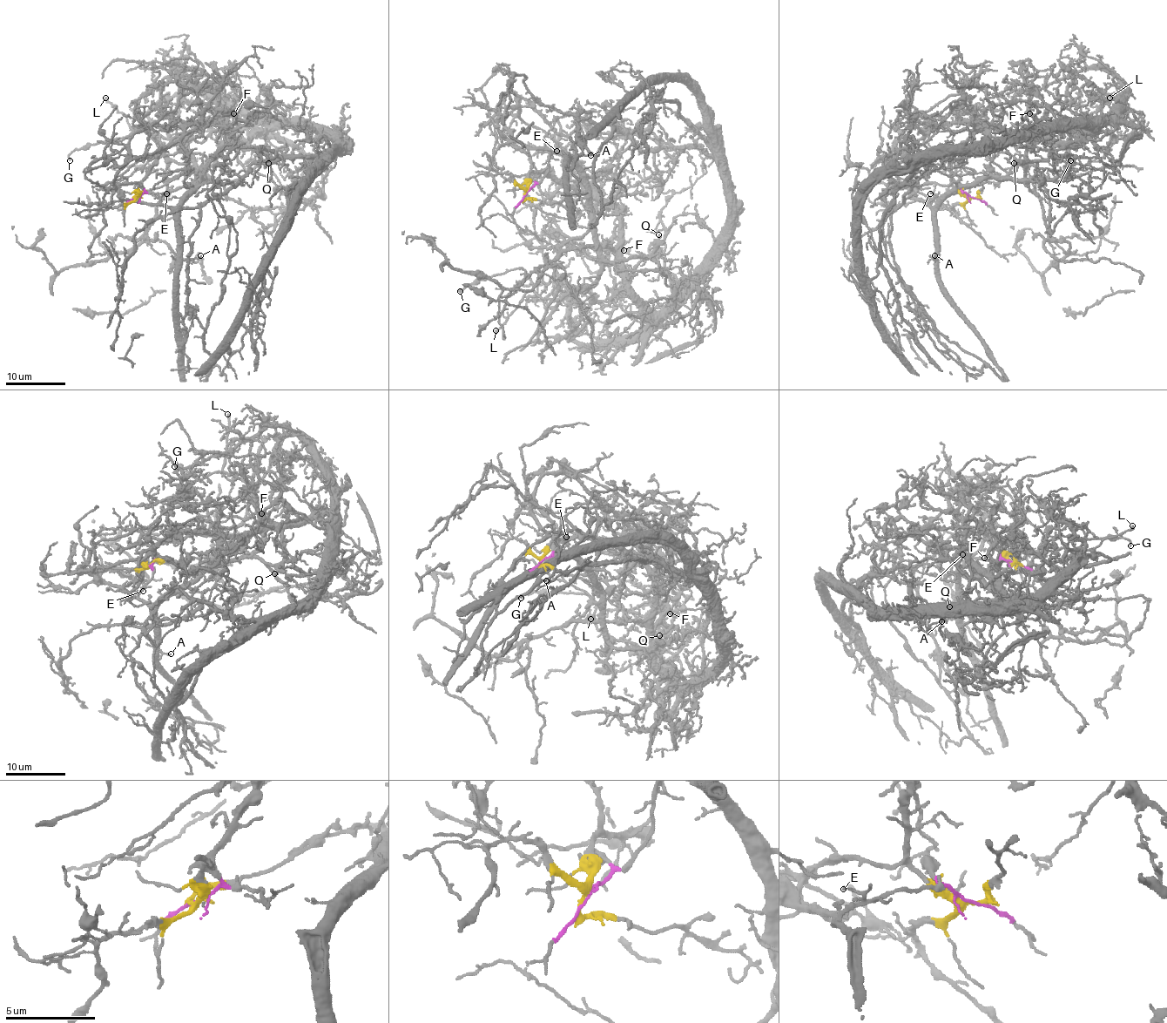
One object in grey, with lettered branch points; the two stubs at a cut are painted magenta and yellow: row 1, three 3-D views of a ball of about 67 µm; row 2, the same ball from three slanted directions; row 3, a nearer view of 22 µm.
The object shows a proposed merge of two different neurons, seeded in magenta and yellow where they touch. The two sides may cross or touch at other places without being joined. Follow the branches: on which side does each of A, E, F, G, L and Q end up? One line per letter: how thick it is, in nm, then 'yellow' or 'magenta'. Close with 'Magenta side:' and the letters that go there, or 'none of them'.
A: calibre 140 nm; magenta
E: calibre 100 nm; magenta
F: calibre 180 nm; yellow
G: calibre 130 nm; magenta
L: calibre 320 nm; magenta
Q: calibre 280 nm; magenta
Magenta side: A, E, G, L, Q

